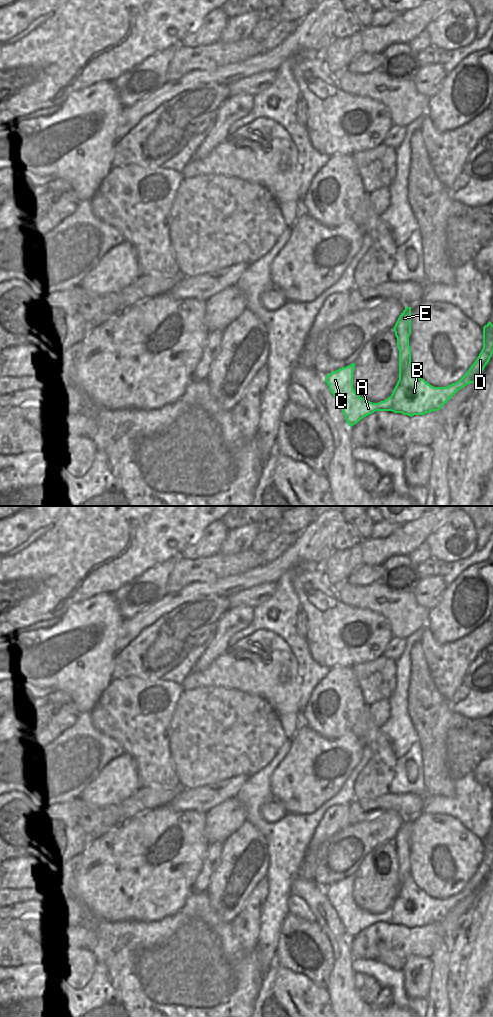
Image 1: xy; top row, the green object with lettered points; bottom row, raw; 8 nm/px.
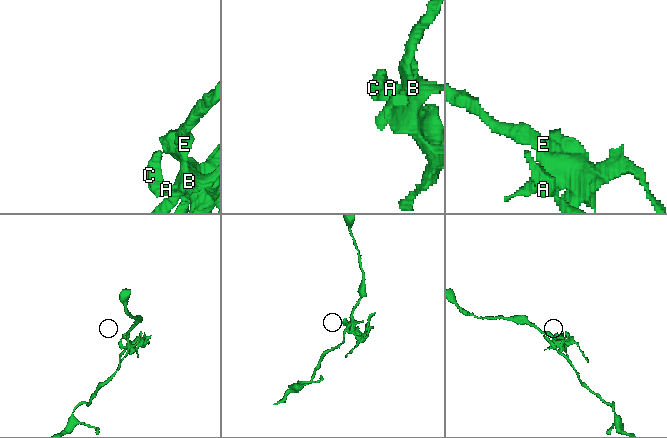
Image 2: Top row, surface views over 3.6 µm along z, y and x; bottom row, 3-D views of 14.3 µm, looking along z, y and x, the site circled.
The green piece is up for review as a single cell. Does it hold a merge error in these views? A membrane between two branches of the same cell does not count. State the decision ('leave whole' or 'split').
split

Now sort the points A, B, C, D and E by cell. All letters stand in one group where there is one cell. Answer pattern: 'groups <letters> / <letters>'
groups A B C D / E

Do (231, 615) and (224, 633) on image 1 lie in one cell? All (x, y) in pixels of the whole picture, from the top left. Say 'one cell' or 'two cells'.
one cell

